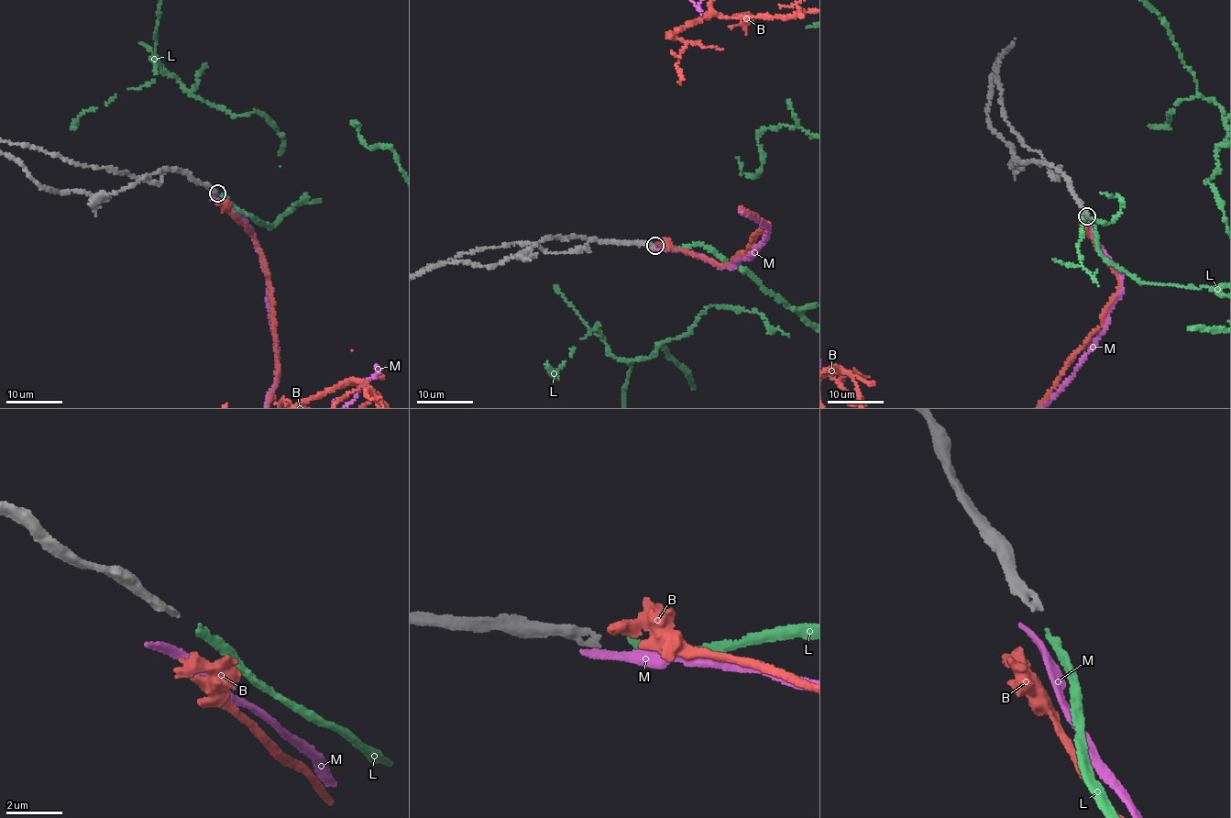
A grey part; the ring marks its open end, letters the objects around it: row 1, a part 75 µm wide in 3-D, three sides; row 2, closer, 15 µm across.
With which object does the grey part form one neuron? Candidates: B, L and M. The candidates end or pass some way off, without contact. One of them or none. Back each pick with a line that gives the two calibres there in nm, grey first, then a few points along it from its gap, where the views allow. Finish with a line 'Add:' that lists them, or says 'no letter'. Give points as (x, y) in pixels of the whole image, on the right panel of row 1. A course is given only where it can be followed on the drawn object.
L: Thickness 260 nm (grey) against 240 nm
Add: L

